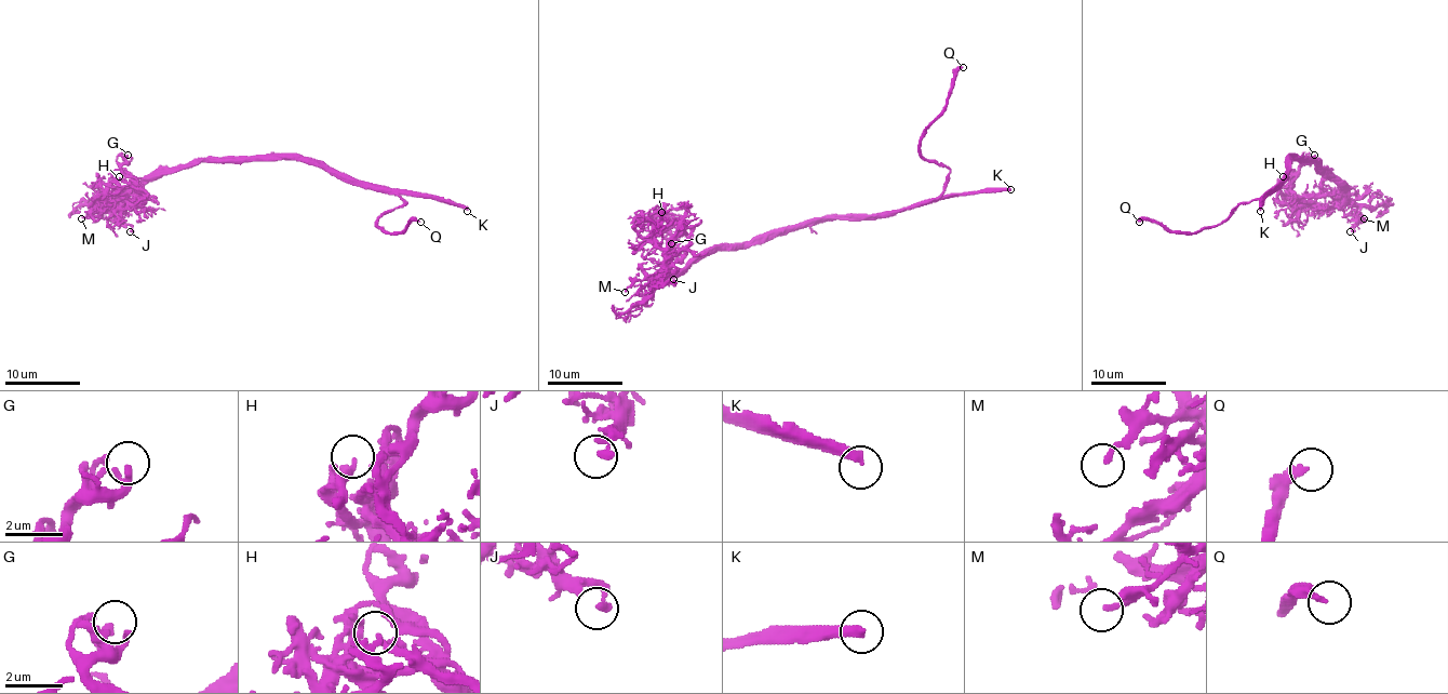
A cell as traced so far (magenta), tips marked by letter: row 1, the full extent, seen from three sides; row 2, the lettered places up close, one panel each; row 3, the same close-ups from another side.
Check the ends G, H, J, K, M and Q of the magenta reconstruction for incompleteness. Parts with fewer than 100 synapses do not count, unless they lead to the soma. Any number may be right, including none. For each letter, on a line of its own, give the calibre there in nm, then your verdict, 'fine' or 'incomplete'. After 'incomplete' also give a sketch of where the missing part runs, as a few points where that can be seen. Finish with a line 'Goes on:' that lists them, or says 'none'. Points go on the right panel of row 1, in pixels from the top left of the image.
G: 220 nm thick; fine
H: 180 nm thick; fine
J: 220 nm thick; fine
K: 320 nm thick; incomplete; missing branch runs (1260, 211), (1270, 270), (1286, 283), (1245, 291), (1219, 317), (1211, 377)
M: 180 nm thick; fine
Q: 280 nm thick; incomplete
Goes on: K, Q

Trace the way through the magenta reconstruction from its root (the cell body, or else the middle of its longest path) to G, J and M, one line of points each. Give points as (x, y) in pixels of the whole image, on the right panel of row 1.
G: (1290, 158), (1311, 158), (1333, 176), (1322, 183), (1318, 194), (1298, 198), (1292, 181), (1314, 155)
J: (1290, 158), (1311, 158), (1359, 209), (1356, 226), (1350, 231)
M: (1290, 158), (1311, 158), (1341, 188), (1350, 211), (1364, 218)

